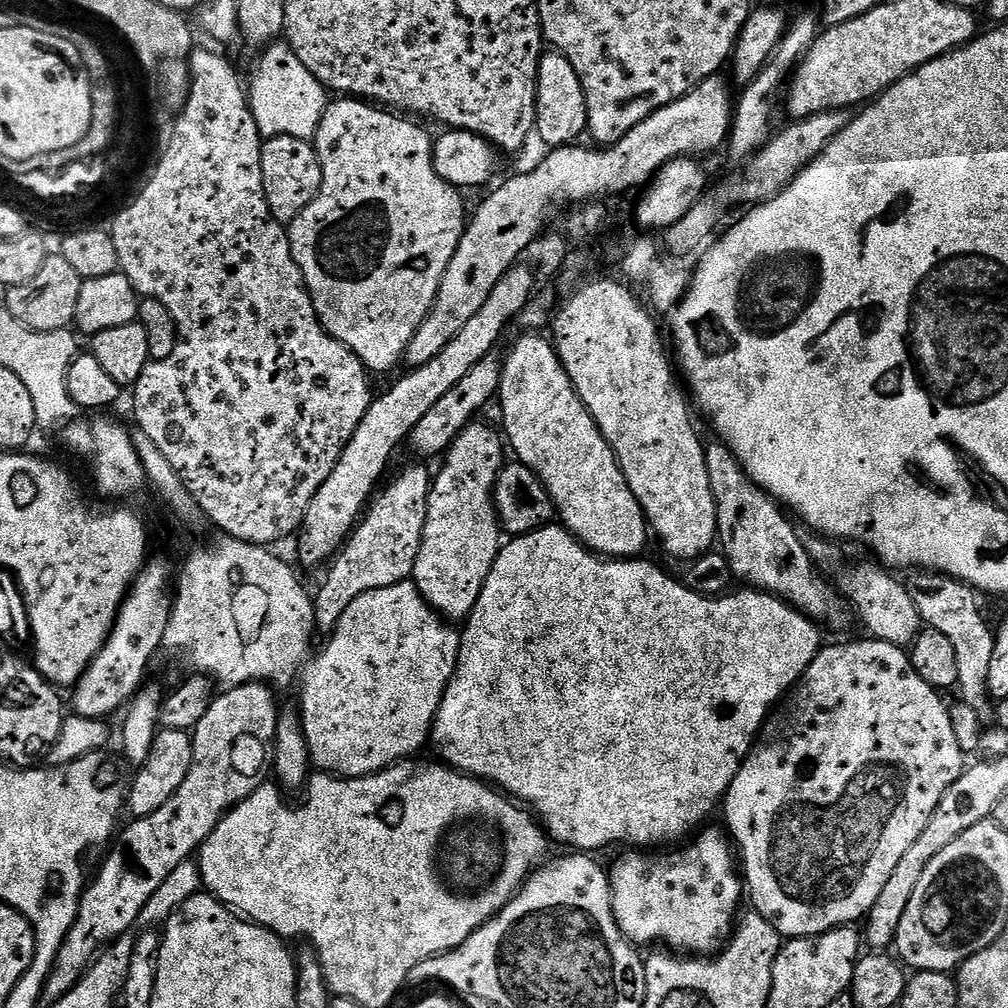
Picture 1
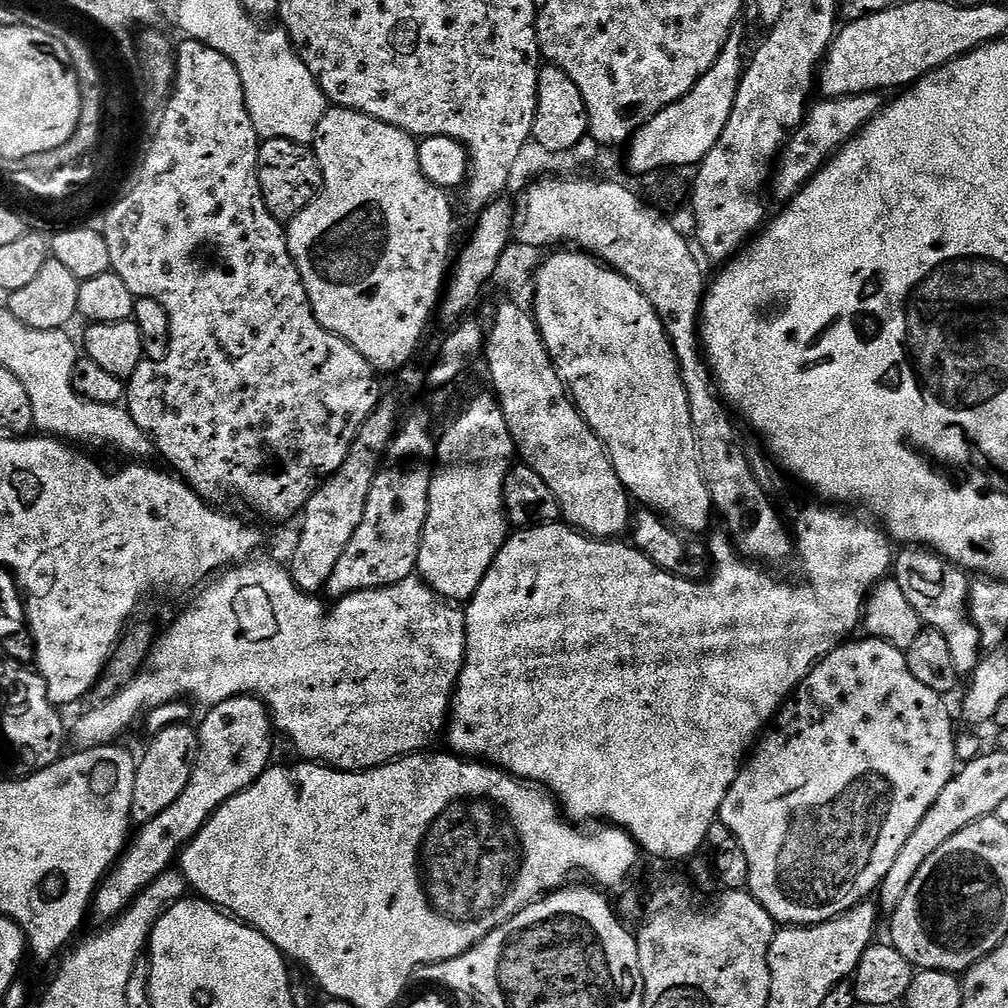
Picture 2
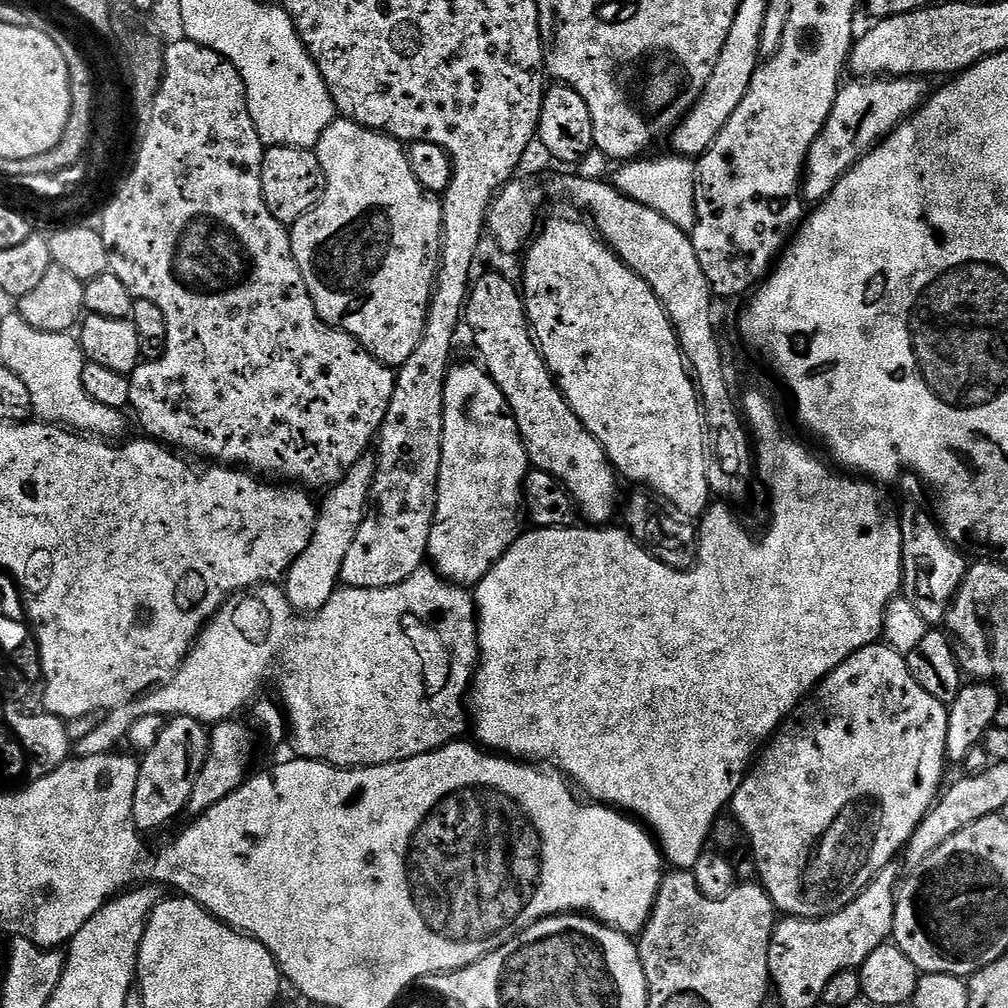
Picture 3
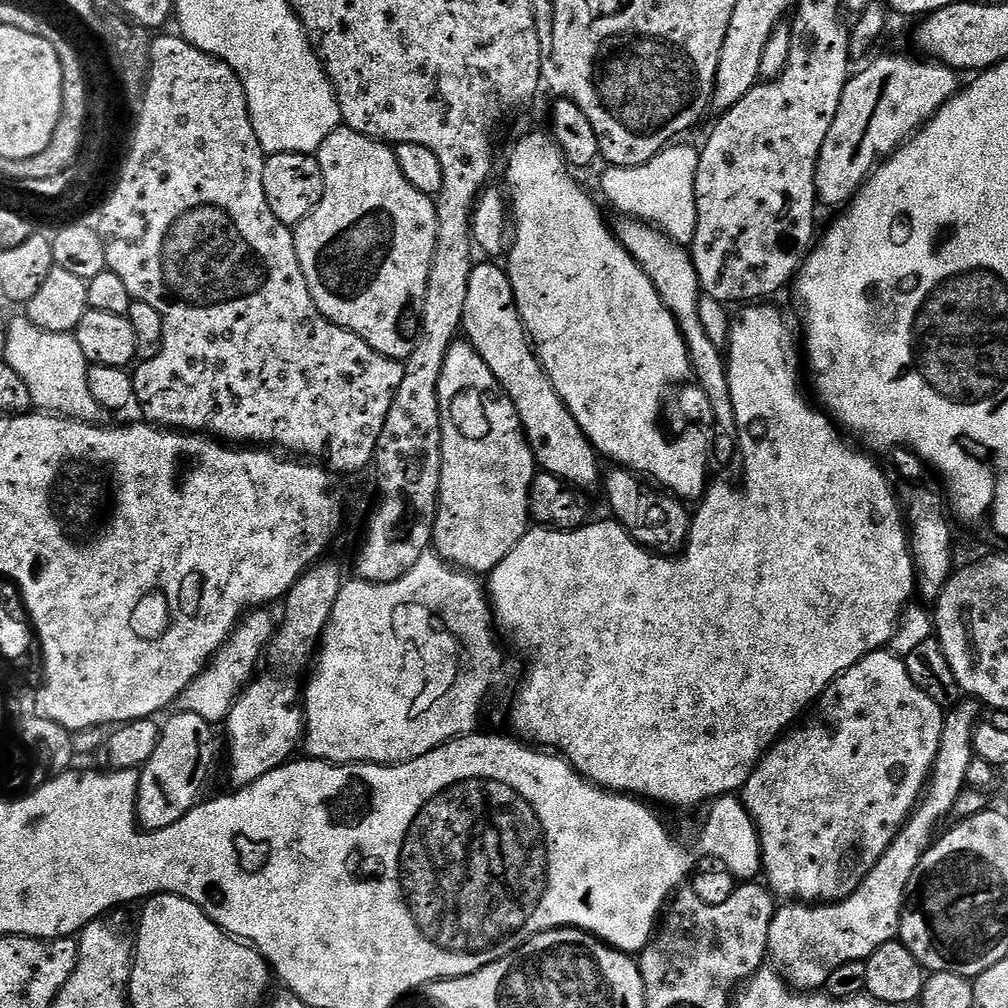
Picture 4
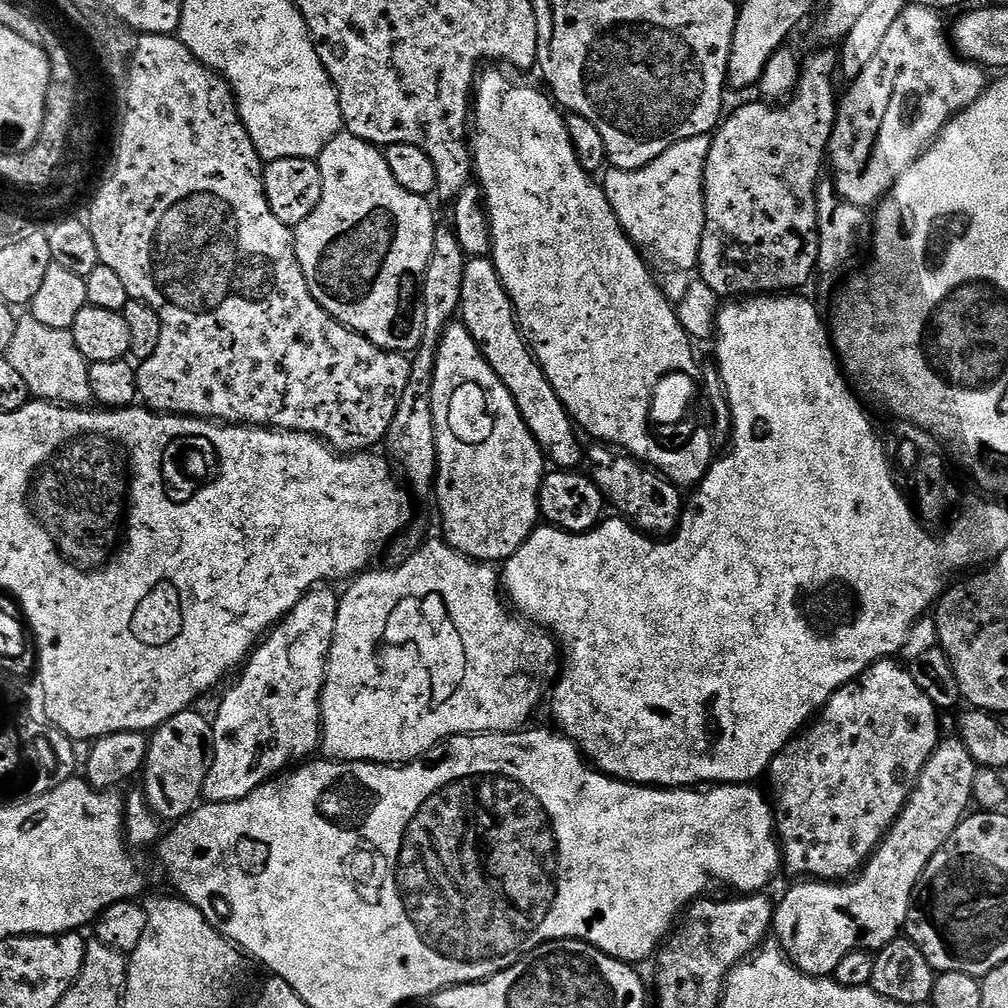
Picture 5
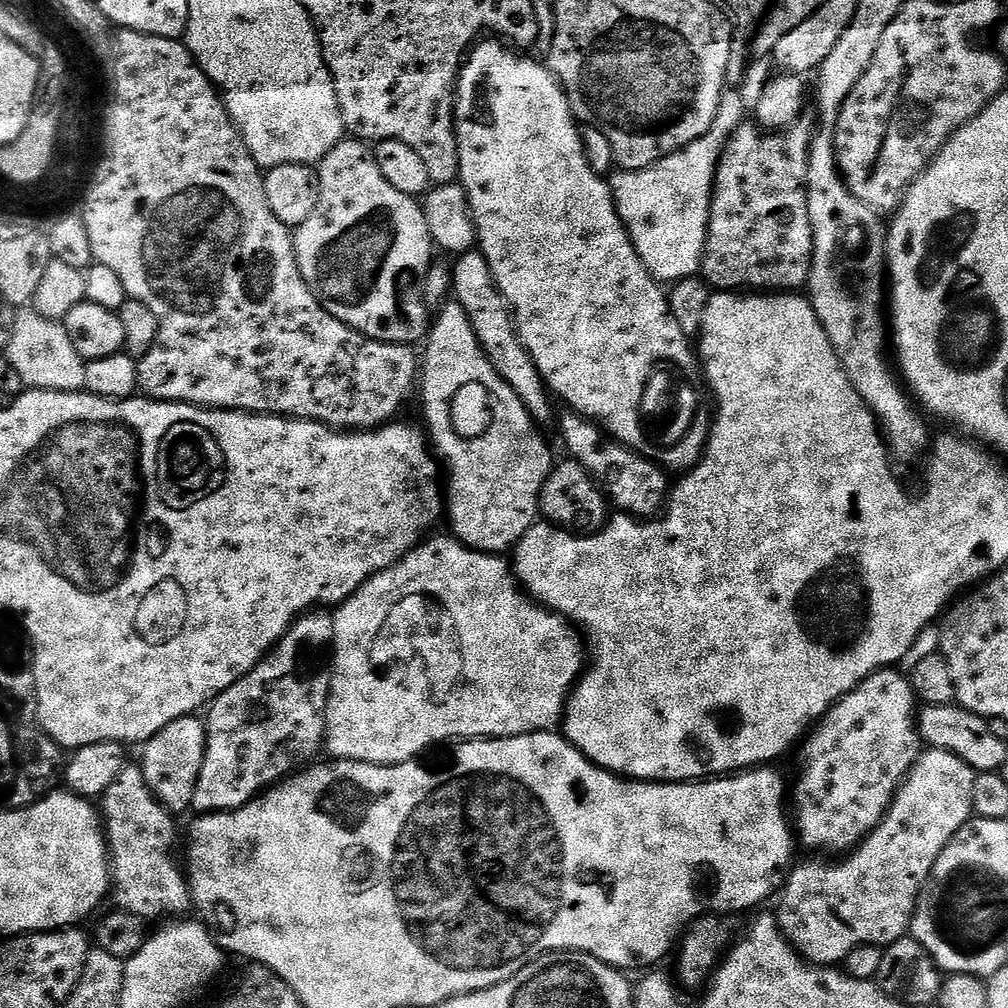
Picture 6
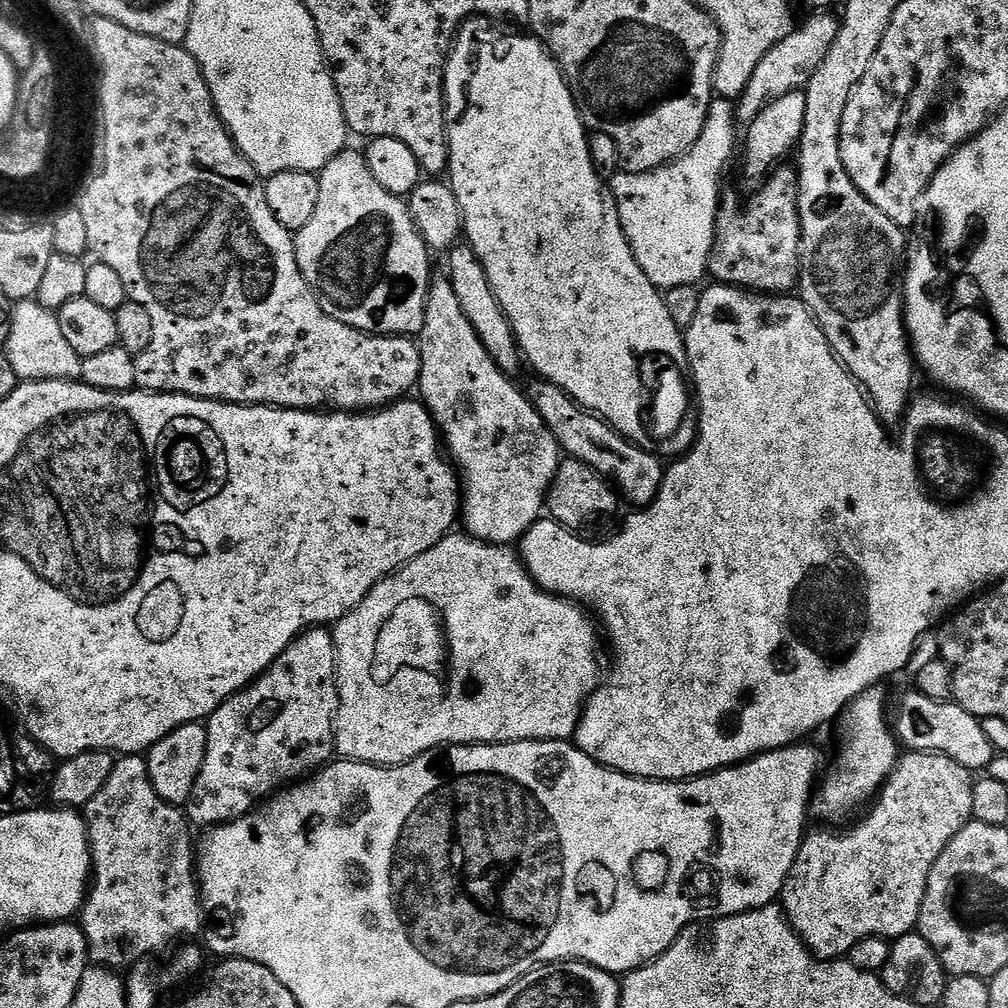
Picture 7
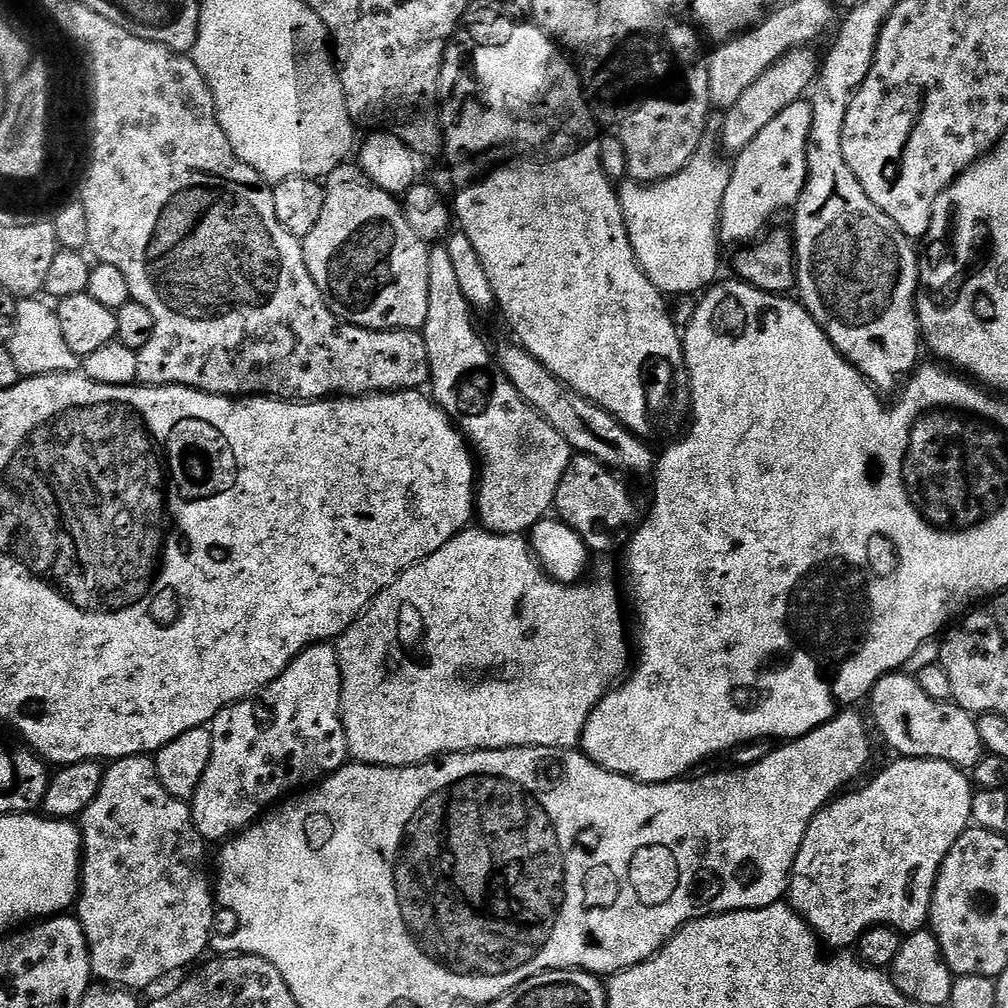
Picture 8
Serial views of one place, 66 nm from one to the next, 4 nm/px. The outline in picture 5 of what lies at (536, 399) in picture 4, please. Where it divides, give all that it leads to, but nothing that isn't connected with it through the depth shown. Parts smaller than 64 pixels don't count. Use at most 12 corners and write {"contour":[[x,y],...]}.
{"contour":[[491,259],[465,263],[458,316],[557,469],[577,425]]}

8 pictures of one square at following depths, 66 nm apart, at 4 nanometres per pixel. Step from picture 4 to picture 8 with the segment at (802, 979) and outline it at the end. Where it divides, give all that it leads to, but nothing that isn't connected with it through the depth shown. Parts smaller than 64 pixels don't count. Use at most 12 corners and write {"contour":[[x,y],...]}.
{"contour":[[896,758],[810,822],[787,899],[832,950],[921,931],[969,773]]}

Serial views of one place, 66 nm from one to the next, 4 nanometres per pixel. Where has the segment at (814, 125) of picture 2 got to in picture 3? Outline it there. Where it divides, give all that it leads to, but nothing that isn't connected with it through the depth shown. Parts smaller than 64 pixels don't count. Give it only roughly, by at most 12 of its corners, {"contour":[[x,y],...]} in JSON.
{"contour":[[910,76],[856,78],[808,147],[809,205],[929,95]]}

